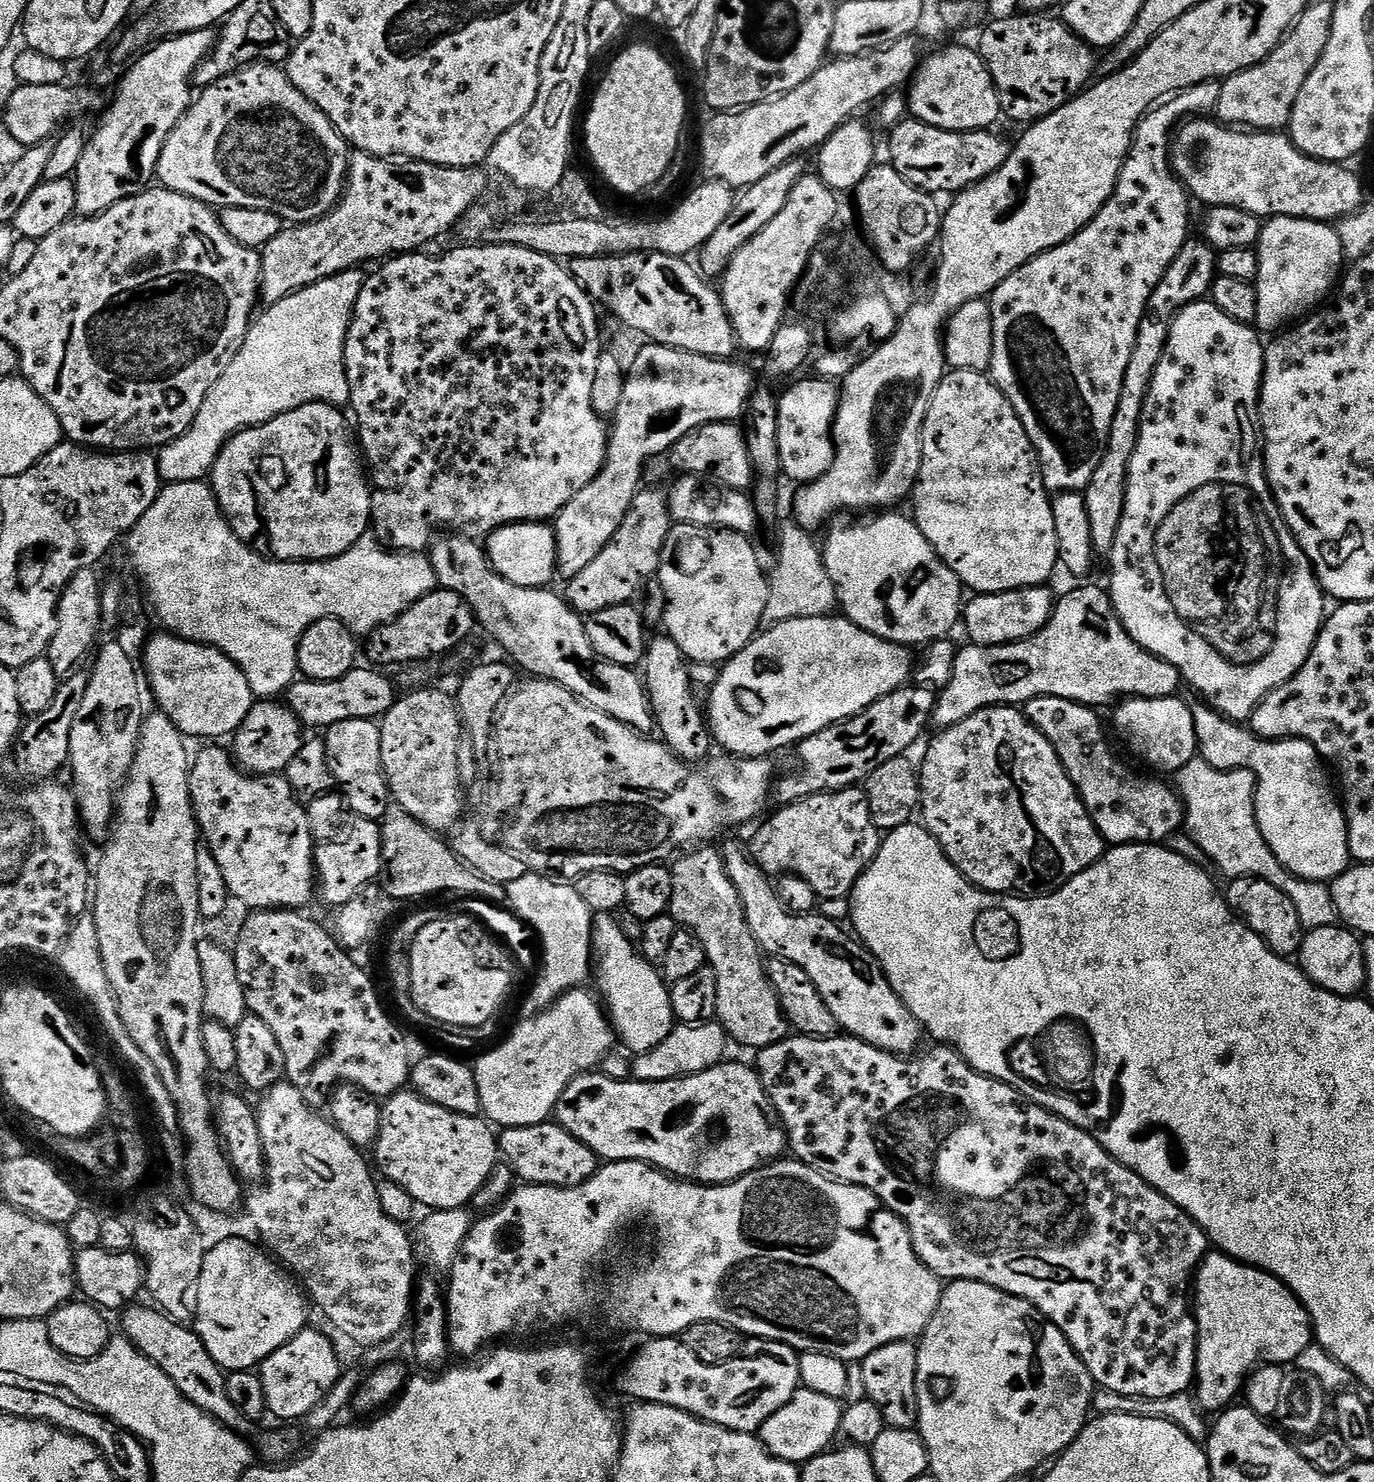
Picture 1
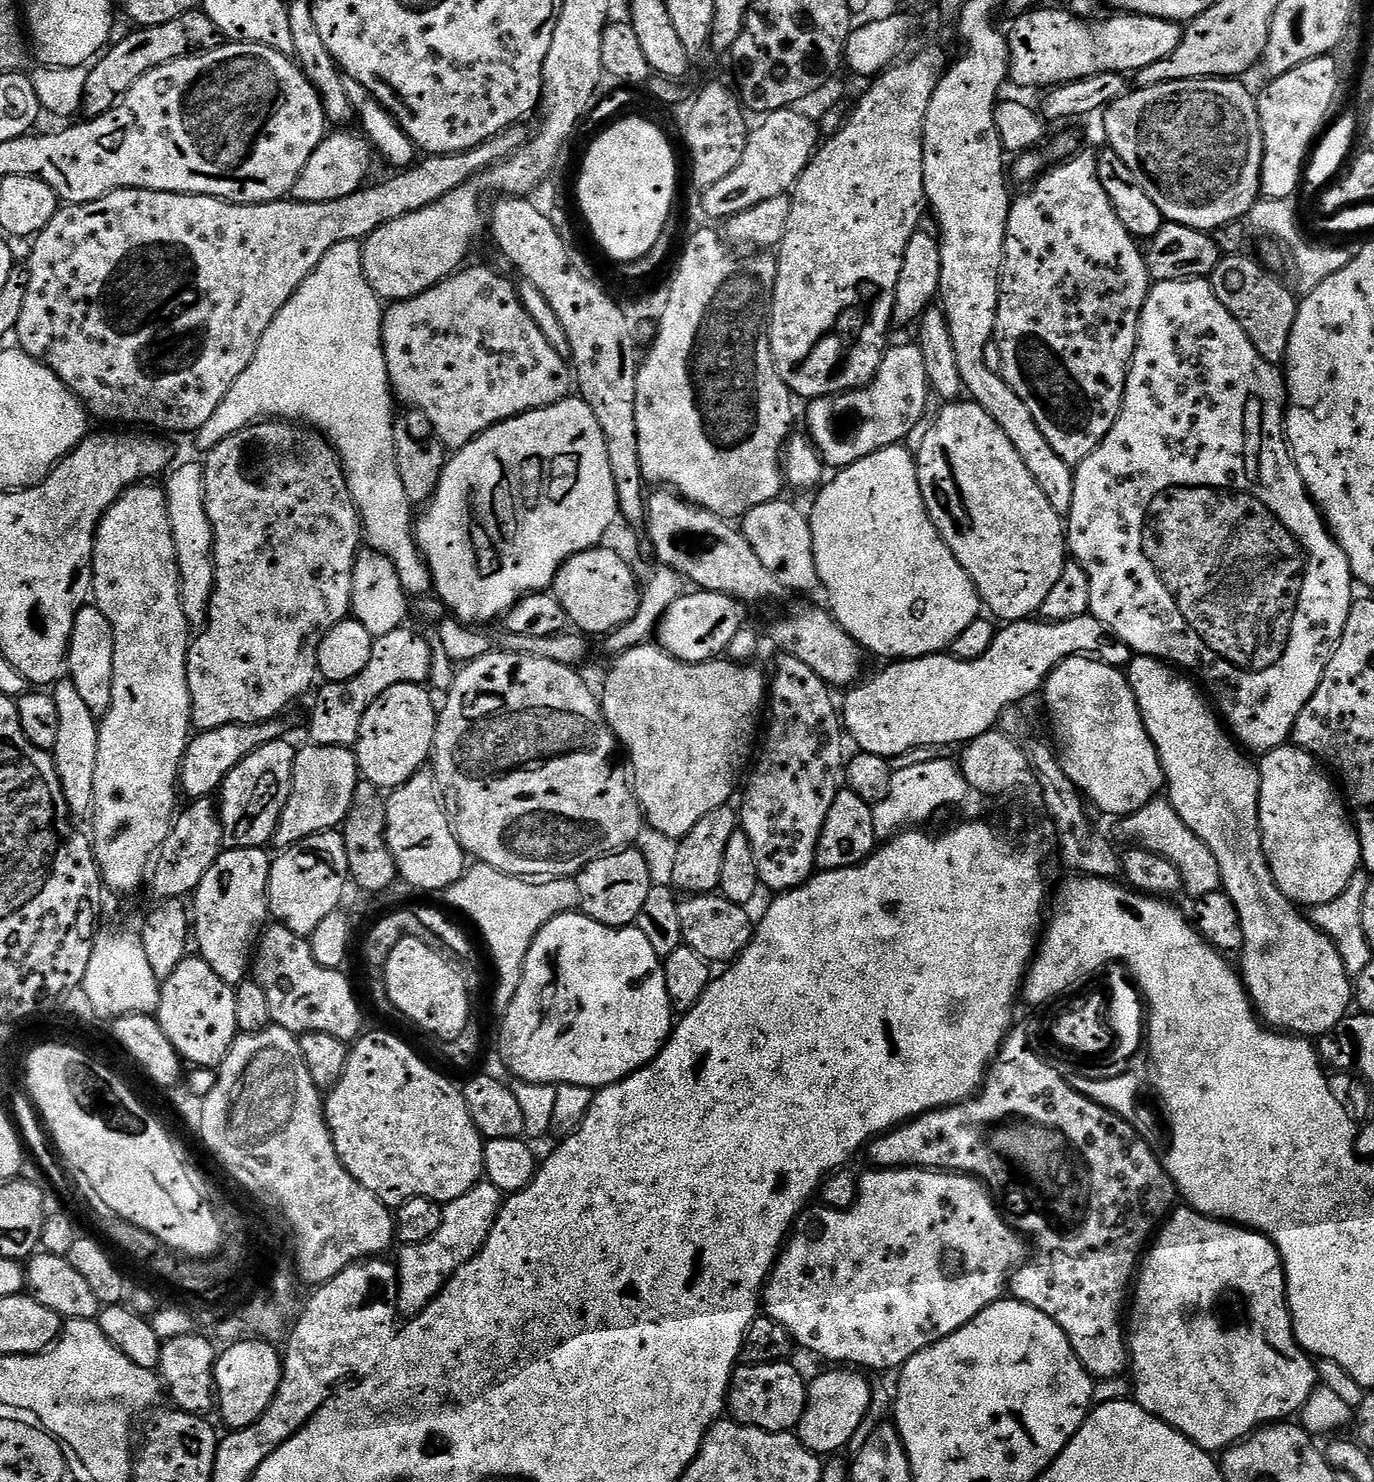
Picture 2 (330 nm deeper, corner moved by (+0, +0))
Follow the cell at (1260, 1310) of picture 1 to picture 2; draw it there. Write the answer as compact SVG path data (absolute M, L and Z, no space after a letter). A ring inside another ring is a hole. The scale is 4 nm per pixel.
M1187 1206L1177 1207L1169 1215L1155 1233L1150 1247L1143 1253L1142 1263L1134 1280L1134 1291L1130 1296L1130 1311L1126 1316L1126 1339L1130 1373L1132 1372L1130 1383L1136 1404L1142 1406L1142 1410L1146 1410L1154 1418L1181 1432L1190 1442L1194 1442L1209 1454L1216 1454L1216 1451L1219 1453L1231 1448L1233 1444L1239 1444L1261 1426L1284 1422L1295 1417L1318 1386L1316 1368L1312 1365L1315 1364L1313 1357L1300 1347L1296 1340L1296 1332L1292 1329L1292 1311L1288 1308L1284 1263L1280 1261L1278 1250L1272 1245L1271 1240L1251 1228L1204 1216Z

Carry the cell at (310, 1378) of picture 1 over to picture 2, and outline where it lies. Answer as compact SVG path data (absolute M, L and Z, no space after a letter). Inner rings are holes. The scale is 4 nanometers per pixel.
M242 1338L216 1357L216 1402L218 1413L229 1429L245 1428L270 1406L274 1394L278 1394L280 1379L284 1373L281 1353L275 1343L255 1338Z

